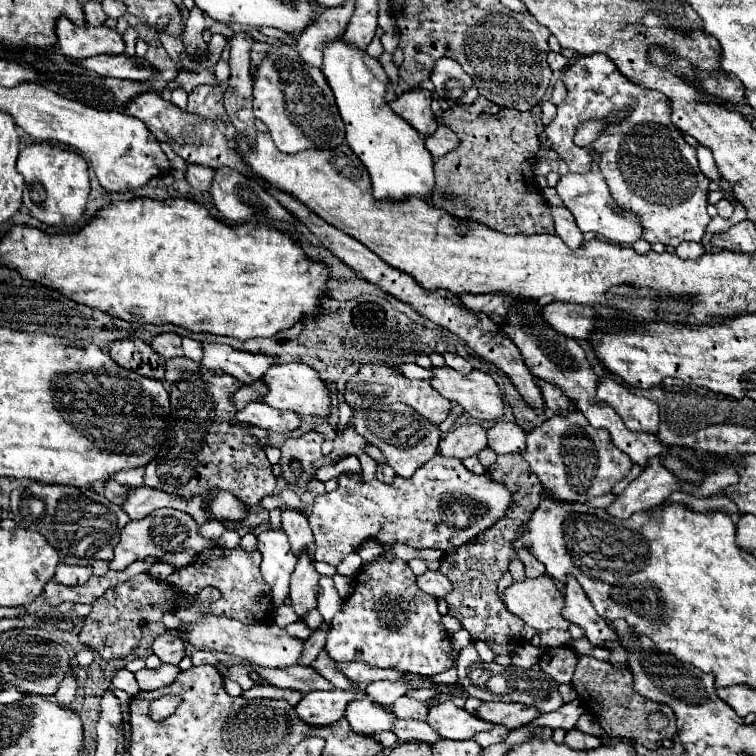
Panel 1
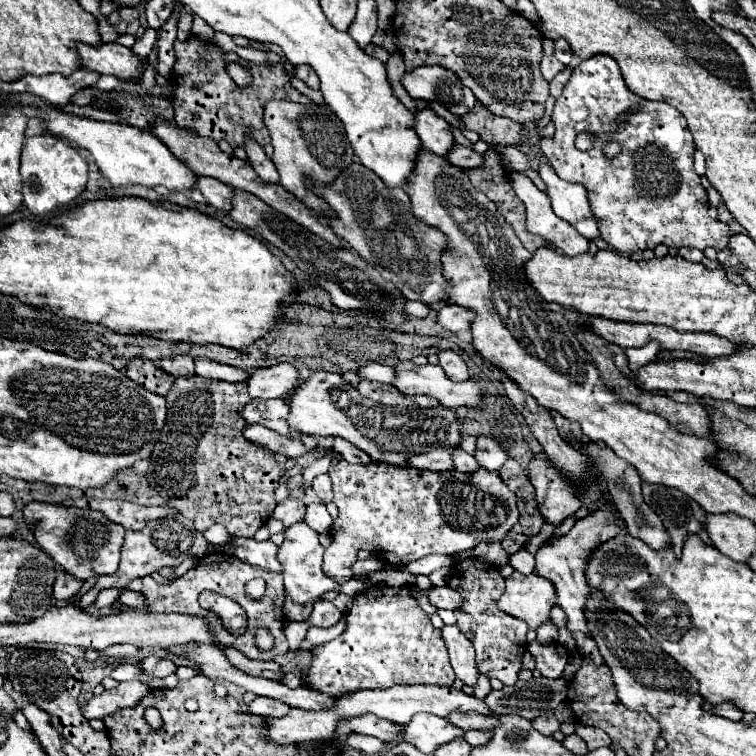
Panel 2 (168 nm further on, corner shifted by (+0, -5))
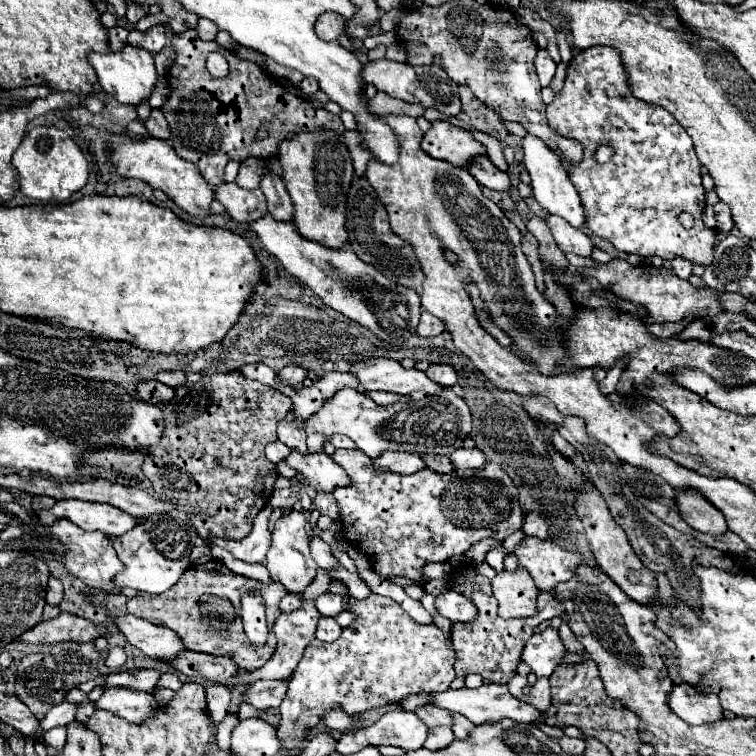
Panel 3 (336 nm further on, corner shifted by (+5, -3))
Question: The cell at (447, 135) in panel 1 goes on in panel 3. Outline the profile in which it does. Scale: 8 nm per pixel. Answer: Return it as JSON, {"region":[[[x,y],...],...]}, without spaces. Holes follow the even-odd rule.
{"region":[[[477,156],[477,160],[473,160],[473,164],[469,164],[469,170],[471,176],[491,188],[491,190],[507,190],[509,188],[509,174],[507,172],[501,172],[487,156]]]}

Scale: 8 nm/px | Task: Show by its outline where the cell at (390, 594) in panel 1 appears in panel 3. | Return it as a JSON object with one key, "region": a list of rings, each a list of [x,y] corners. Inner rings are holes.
{"region":[[[369,594],[363,600],[349,596],[347,608],[357,616],[353,624],[343,628],[341,636],[331,644],[313,640],[305,648],[305,654],[291,676],[289,690],[279,708],[281,726],[277,730],[285,752],[295,750],[301,738],[321,722],[323,712],[333,706],[341,706],[349,714],[361,714],[371,708],[395,704],[415,692],[443,692],[449,688],[449,684],[455,678],[455,670],[453,670],[455,652],[449,648],[445,632],[439,630],[435,624],[415,622],[395,600],[379,594]]]}

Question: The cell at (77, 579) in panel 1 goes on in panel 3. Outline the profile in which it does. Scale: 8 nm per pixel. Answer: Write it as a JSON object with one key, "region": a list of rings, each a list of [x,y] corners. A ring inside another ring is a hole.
{"region":[[[51,576],[51,578],[49,578],[45,600],[47,600],[49,604],[59,604],[59,602],[63,600],[63,584],[61,584],[61,580],[59,580],[59,578],[55,578],[55,576]]]}

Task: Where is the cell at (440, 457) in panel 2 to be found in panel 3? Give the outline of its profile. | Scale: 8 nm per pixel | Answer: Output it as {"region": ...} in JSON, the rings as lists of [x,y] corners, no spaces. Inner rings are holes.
{"region":[[[383,452],[377,460],[373,460],[375,466],[381,472],[397,472],[397,474],[415,474],[419,470],[425,470],[427,464],[421,460],[421,456],[417,454],[409,454],[409,452]]]}

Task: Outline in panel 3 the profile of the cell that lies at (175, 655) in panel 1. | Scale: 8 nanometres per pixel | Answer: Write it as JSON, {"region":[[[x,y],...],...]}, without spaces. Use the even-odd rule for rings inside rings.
{"region":[[[141,668],[141,670],[119,670],[119,672],[111,672],[107,676],[105,686],[127,686],[127,688],[135,688],[135,690],[143,690],[143,692],[153,692],[157,686],[161,672],[155,668]]]}

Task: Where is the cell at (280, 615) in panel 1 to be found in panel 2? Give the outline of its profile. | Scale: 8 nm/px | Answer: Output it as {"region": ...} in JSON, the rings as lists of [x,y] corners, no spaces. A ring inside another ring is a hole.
{"region":[[[342,618],[335,626],[332,626],[328,629],[320,627],[310,627],[308,629],[308,639],[300,645],[300,649],[311,651],[316,646],[325,644],[330,640],[338,637],[345,630],[346,620]]]}

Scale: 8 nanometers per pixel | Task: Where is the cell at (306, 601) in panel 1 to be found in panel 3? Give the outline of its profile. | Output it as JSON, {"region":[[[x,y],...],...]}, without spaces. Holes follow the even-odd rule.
{"region":[[[291,510],[291,514],[279,518],[275,524],[273,542],[267,552],[267,560],[265,560],[265,566],[271,574],[271,578],[279,580],[285,586],[285,590],[291,594],[301,594],[313,582],[317,568],[319,568],[309,552],[309,532],[307,532],[305,524],[307,524],[305,516],[297,510]]]}

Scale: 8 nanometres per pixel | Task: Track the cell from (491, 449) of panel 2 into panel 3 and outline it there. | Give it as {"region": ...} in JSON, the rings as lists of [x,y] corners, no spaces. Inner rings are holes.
{"region":[[[457,448],[451,456],[455,468],[483,468],[485,466],[485,452],[481,448]]]}

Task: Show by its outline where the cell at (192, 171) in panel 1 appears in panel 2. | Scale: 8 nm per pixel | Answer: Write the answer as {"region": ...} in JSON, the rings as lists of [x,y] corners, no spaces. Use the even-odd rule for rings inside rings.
{"region":[[[198,178],[198,186],[196,186],[208,200],[208,204],[212,204],[214,208],[218,210],[224,210],[224,212],[230,212],[232,208],[232,190],[228,184],[216,180],[216,178]]]}

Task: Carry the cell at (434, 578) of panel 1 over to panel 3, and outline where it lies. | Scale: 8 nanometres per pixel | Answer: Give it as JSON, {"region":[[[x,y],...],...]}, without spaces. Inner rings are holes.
{"region":[[[447,590],[445,594],[439,594],[435,598],[435,608],[441,616],[449,618],[451,622],[469,622],[475,618],[477,610],[473,602],[453,590]]]}

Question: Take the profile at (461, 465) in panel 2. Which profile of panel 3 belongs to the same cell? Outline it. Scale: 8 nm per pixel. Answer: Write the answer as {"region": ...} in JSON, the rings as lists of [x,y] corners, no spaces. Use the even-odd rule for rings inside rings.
{"region":[[[421,454],[421,458],[427,462],[427,466],[431,468],[431,470],[435,470],[435,472],[453,472],[455,468],[453,468],[453,464],[451,464],[451,460],[447,458],[447,456],[431,456],[431,454]]]}

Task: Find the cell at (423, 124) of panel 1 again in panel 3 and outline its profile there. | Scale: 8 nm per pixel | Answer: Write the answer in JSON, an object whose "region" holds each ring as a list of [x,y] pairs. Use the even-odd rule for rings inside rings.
{"region":[[[435,120],[423,134],[421,148],[439,160],[447,160],[453,166],[465,166],[473,156],[485,154],[485,146],[479,144],[467,130],[451,124],[449,120]]]}

